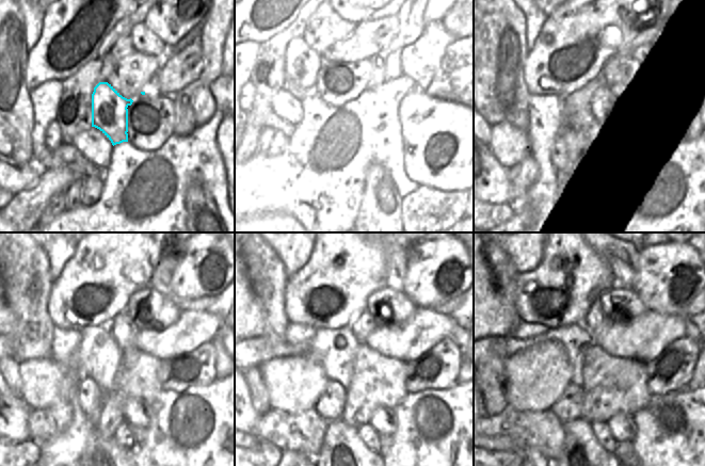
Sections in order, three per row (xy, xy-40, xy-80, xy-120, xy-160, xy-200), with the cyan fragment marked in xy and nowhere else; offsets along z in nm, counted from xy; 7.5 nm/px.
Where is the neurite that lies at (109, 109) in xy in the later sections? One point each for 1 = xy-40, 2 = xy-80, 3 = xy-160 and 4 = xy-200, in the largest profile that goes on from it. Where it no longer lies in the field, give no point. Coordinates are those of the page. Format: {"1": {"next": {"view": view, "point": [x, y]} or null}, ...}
{"1": {"next": {"view": "xy-40", "point": [347, 105]}}, "2": {"next": {"view": "xy-80", "point": [596, 93]}}, "3": {"next": {"view": "xy-160", "point": [363, 323]}}, "4": {"next": {"view": "xy-200", "point": [596, 316]}}}

